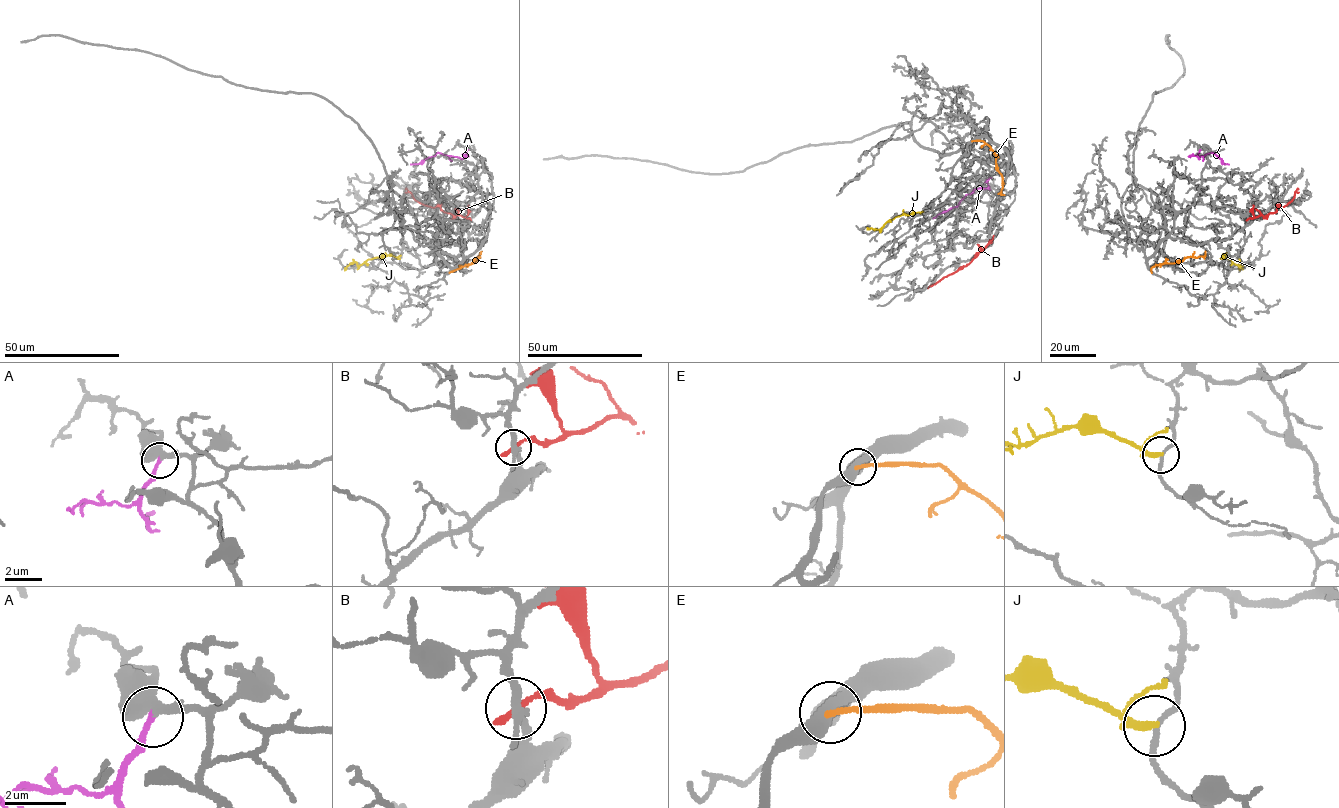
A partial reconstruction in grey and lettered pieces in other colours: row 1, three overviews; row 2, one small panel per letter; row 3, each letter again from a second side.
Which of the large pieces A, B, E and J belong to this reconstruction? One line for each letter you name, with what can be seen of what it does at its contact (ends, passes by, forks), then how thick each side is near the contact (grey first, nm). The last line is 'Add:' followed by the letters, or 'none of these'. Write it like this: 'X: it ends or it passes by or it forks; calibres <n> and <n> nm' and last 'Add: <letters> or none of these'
A: it ends; calibres 320 and 190 nm
Add: A

